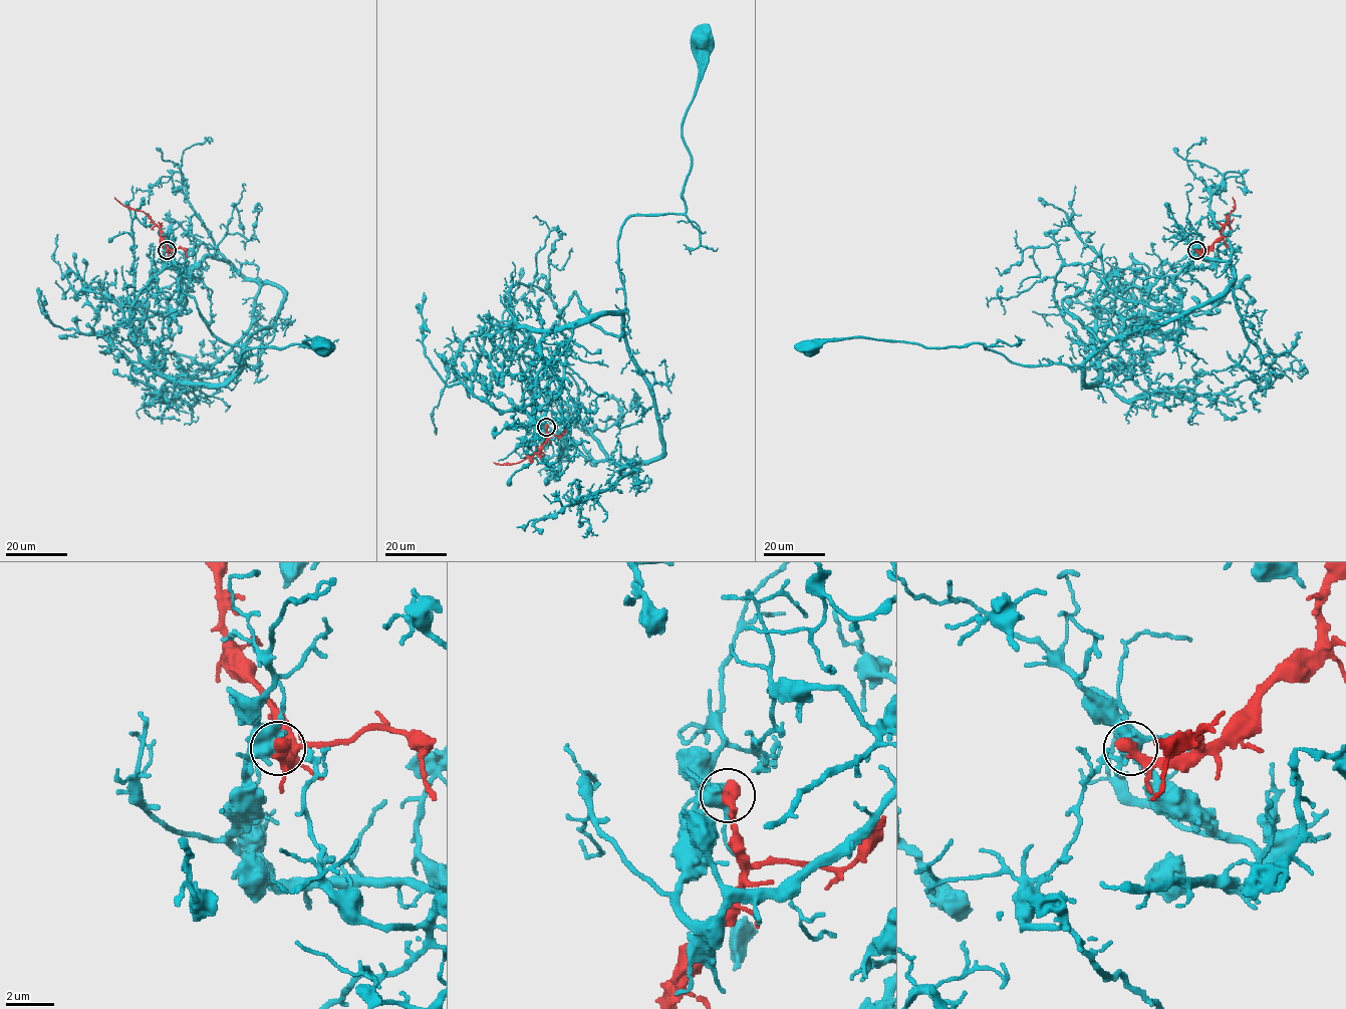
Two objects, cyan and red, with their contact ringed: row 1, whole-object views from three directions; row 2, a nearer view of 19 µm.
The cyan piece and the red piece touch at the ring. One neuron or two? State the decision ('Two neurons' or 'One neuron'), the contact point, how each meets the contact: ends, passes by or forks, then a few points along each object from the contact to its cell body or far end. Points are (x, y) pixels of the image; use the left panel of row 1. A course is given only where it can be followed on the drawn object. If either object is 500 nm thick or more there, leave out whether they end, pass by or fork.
Two neurons. Place: (167, 250). Course of cyan: (167, 250), (169, 268), (213, 256), (284, 293), (240, 365), (251, 347), (321, 347). Course of red: (167, 250), (169, 247), (153, 222), (142, 211), (122, 205), (114, 197)

